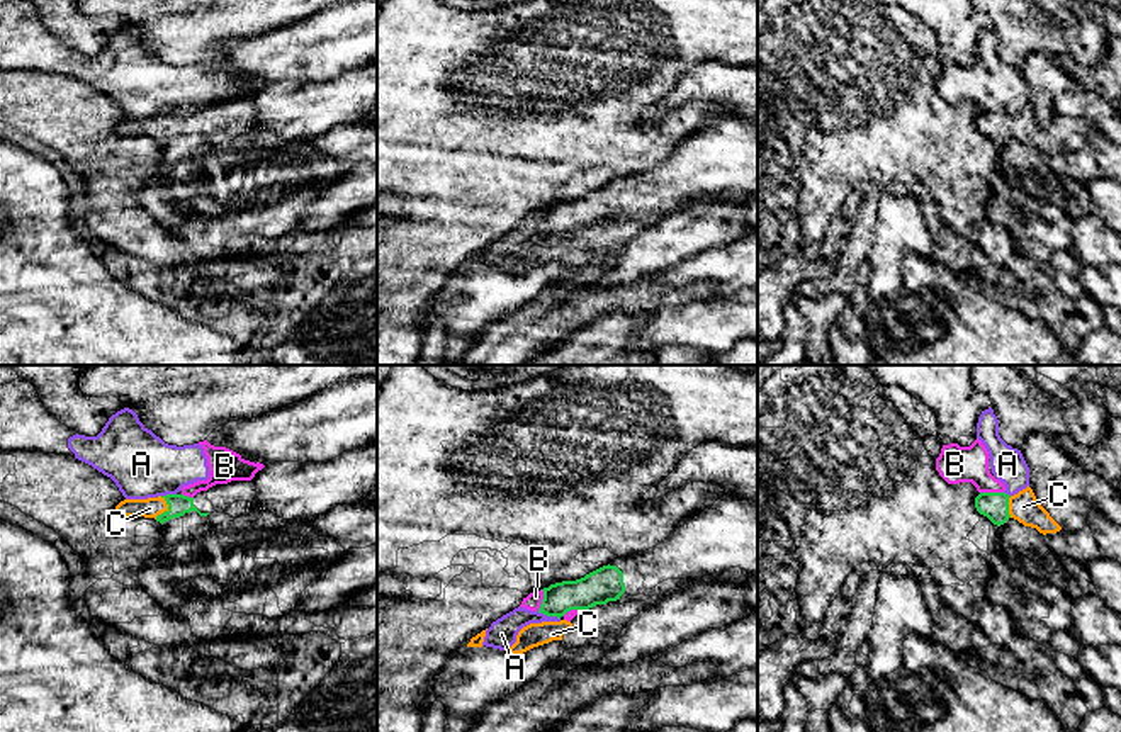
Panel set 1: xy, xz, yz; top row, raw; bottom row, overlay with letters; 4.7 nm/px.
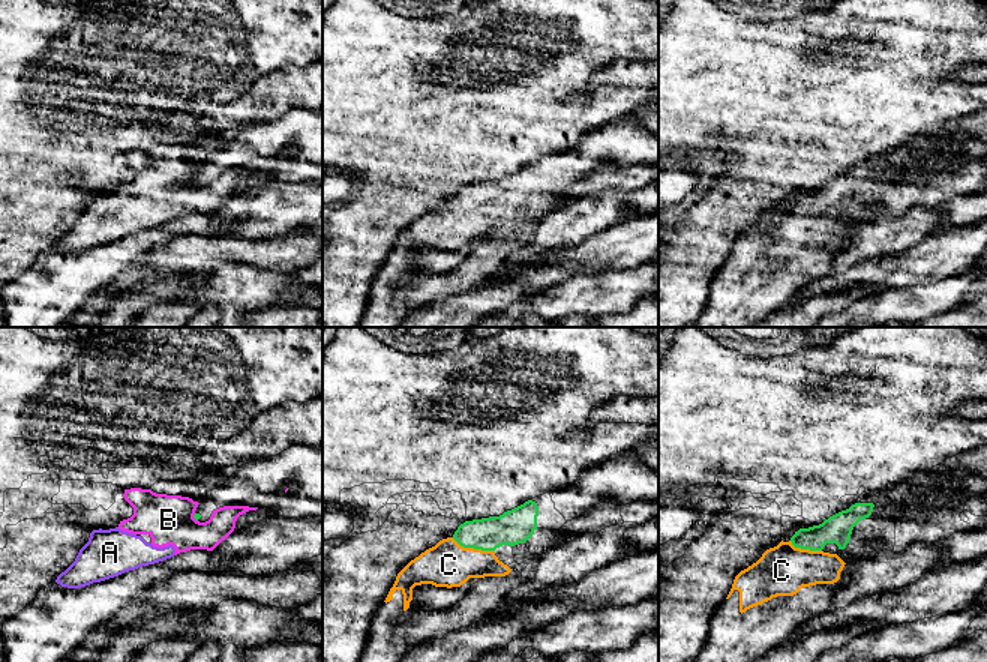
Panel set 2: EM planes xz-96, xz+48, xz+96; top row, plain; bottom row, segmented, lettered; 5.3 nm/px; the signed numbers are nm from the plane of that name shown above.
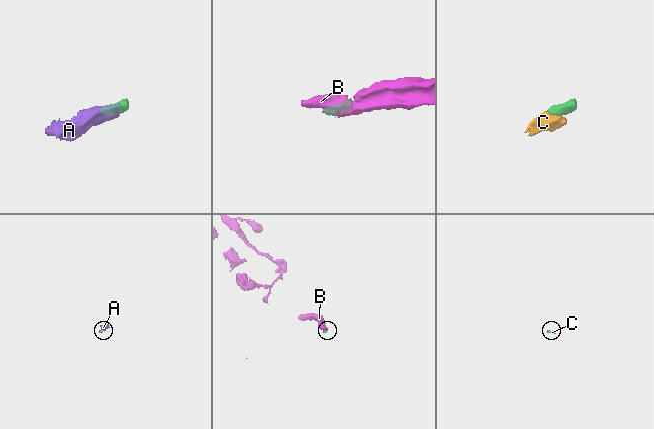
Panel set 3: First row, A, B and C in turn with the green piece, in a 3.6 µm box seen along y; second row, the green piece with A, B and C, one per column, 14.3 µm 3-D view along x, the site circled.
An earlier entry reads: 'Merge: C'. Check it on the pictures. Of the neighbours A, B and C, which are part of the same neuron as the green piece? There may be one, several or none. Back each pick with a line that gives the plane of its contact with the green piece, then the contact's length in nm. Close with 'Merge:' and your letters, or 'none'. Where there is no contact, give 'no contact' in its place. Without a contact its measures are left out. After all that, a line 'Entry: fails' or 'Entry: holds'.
C: meets green in xy; contact 120 nm long
Merge: C
Entry: holds

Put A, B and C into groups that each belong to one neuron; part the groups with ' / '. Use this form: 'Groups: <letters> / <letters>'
Groups: A B / C

